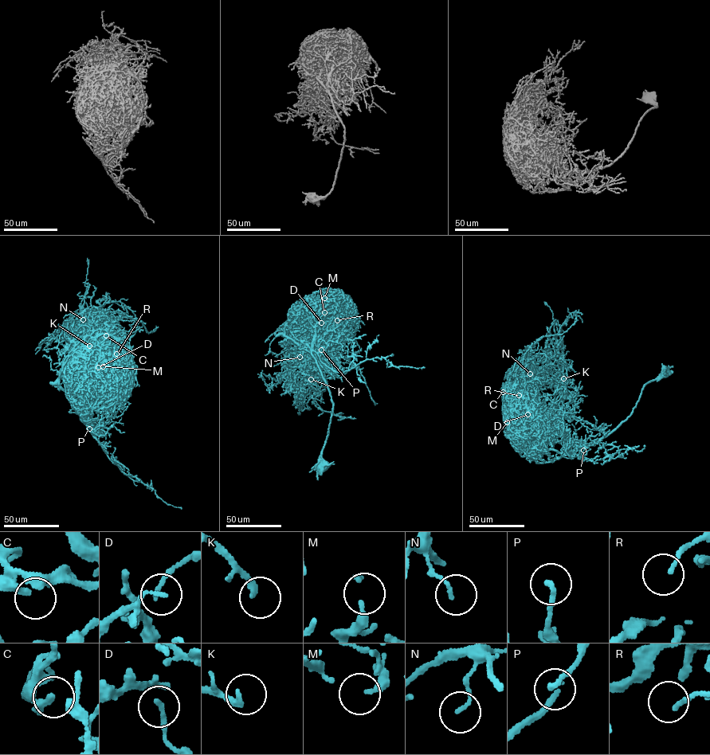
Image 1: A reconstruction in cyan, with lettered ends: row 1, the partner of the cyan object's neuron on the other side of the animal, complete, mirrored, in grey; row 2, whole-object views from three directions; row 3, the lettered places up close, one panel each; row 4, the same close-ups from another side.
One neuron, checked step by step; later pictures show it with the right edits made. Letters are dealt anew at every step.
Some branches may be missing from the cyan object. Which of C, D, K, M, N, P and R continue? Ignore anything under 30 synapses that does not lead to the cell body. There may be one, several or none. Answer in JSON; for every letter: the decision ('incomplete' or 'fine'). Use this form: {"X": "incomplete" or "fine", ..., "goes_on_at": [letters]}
{"C": "fine", "D": "fine", "K": "fine", "M": "fine", "N": "fine", "P": "fine", "R": "fine", "goes_on_at": []}

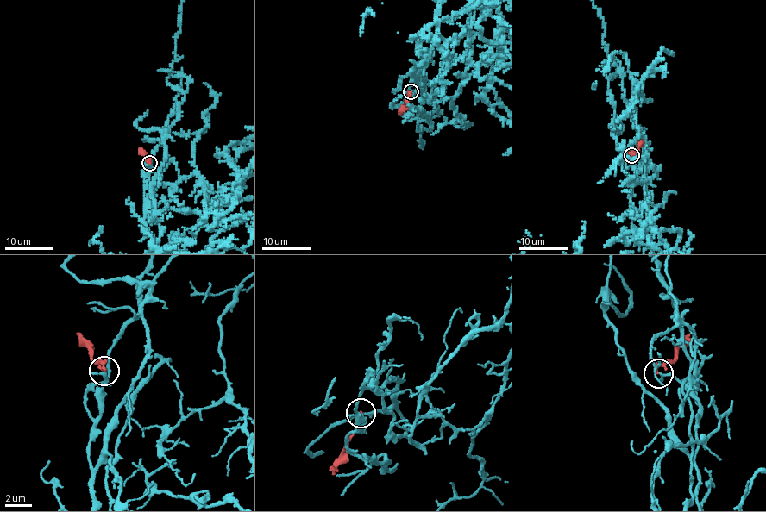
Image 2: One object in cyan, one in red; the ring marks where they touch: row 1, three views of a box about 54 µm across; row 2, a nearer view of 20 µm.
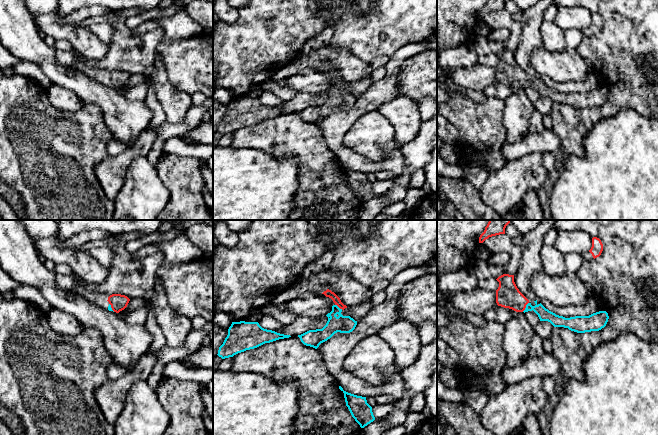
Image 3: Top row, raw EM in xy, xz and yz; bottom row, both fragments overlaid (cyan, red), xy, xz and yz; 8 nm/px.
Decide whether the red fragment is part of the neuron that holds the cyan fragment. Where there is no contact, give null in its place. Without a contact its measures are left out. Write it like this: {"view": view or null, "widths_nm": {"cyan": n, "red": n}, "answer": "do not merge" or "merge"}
{"view": "yz", "widths_nm": {"cyan": 100, "red": 190}, "answer": "merge"}

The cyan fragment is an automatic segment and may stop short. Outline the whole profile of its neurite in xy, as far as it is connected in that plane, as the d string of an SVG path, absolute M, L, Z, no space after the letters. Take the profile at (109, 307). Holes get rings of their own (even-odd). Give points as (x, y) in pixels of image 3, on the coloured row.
M112 294L107 301L109 302L108 310L119 313L127 307L130 299L125 295Z

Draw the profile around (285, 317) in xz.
M273 302L262 307L260 312L263 315L269 314L273 316L275 319L277 319L279 322L281 322L284 325L288 325L297 319L297 316L294 315L293 313L277 309L273 304Z

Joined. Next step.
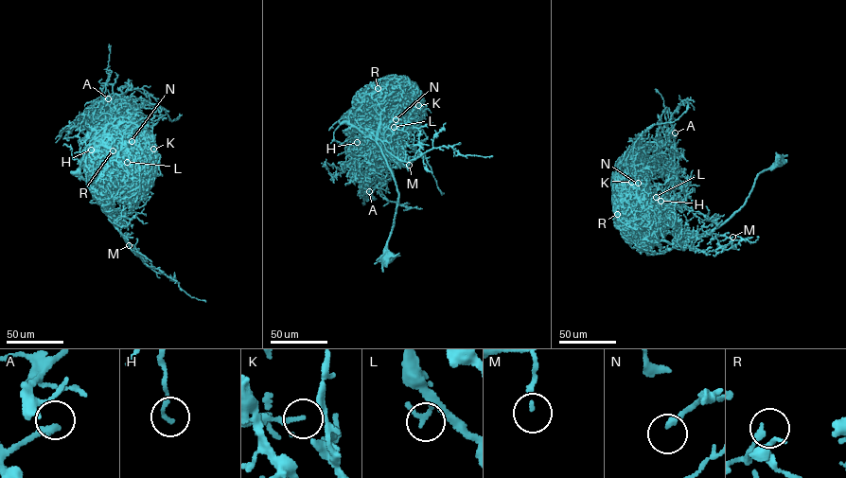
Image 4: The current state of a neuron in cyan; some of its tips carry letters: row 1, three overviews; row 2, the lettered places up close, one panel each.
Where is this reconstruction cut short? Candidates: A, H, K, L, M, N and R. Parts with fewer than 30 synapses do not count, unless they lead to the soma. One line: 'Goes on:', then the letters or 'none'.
Goes on: A, K, M

